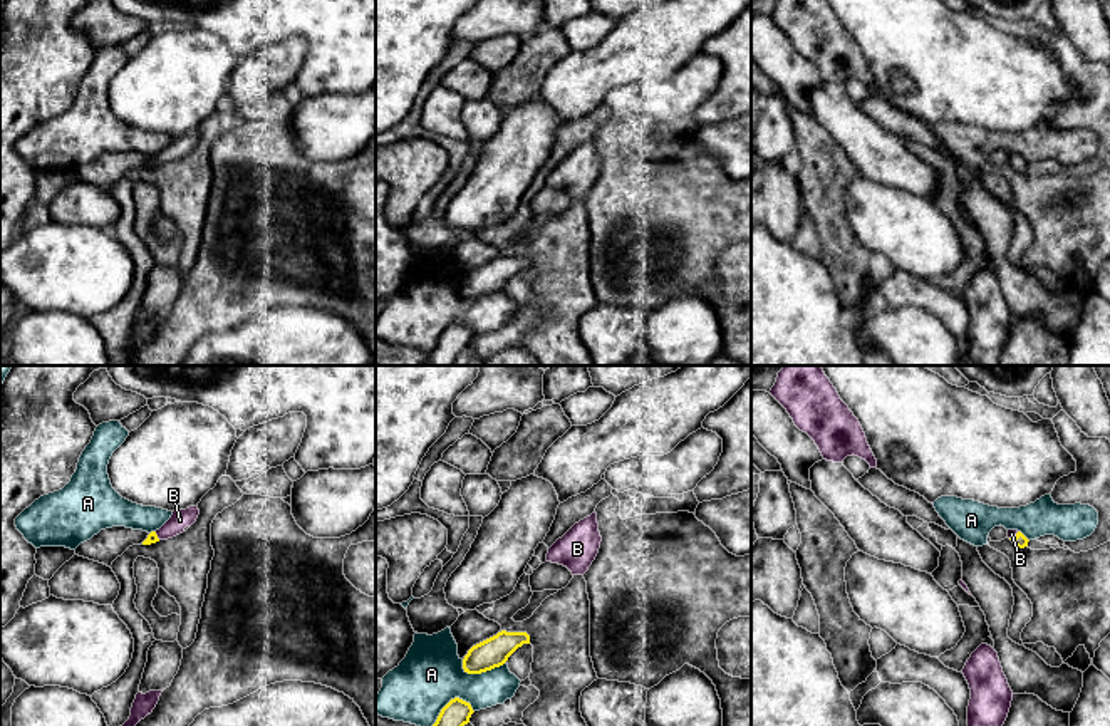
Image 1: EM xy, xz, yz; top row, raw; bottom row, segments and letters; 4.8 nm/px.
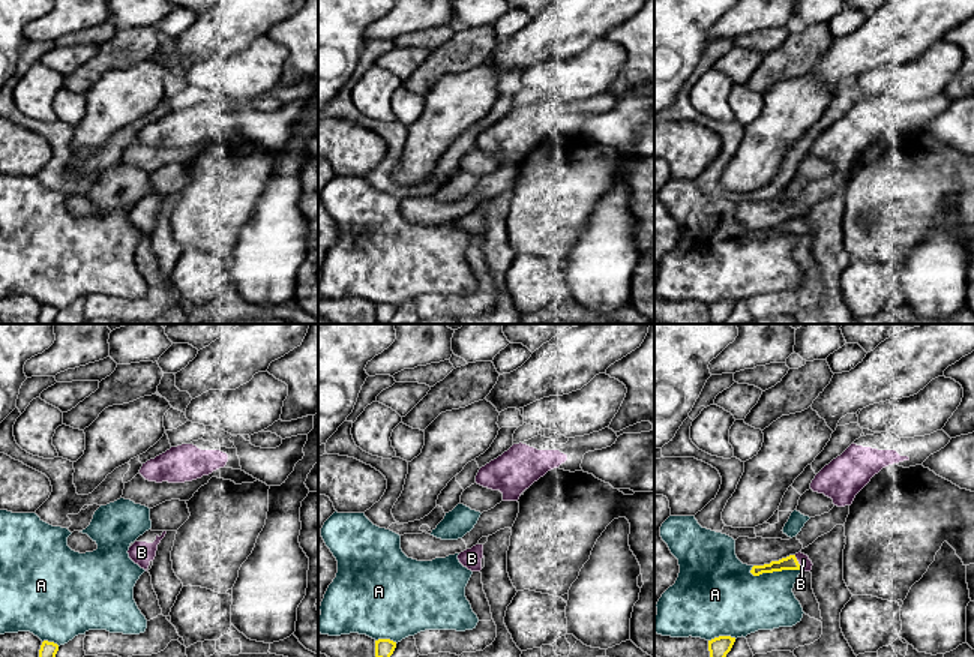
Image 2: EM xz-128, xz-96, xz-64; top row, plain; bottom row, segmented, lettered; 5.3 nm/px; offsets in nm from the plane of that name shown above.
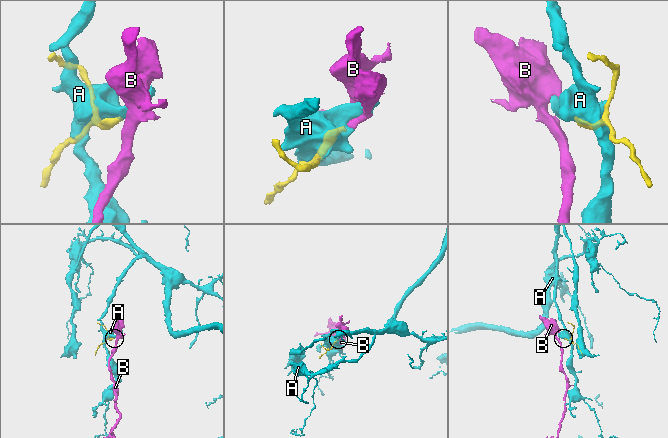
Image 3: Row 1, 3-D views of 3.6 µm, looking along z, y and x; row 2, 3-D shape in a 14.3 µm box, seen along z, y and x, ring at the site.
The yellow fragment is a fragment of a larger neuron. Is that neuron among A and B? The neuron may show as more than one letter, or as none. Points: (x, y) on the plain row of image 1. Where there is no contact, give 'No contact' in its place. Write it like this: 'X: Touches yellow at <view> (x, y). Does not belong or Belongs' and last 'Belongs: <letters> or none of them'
A: Touches yellow at xz (448, 327). Does not belong
B: Touches yellow at yz (1013, 161). Belongs
Belongs: B

